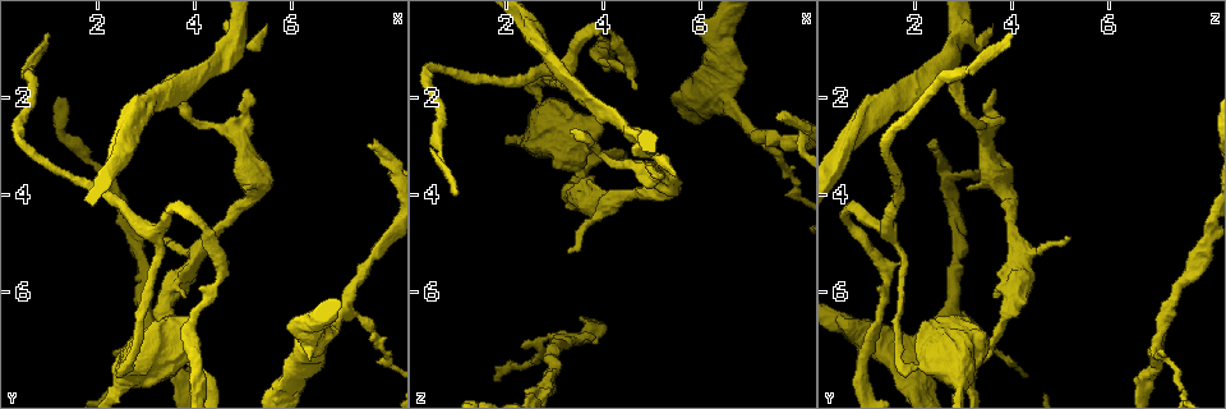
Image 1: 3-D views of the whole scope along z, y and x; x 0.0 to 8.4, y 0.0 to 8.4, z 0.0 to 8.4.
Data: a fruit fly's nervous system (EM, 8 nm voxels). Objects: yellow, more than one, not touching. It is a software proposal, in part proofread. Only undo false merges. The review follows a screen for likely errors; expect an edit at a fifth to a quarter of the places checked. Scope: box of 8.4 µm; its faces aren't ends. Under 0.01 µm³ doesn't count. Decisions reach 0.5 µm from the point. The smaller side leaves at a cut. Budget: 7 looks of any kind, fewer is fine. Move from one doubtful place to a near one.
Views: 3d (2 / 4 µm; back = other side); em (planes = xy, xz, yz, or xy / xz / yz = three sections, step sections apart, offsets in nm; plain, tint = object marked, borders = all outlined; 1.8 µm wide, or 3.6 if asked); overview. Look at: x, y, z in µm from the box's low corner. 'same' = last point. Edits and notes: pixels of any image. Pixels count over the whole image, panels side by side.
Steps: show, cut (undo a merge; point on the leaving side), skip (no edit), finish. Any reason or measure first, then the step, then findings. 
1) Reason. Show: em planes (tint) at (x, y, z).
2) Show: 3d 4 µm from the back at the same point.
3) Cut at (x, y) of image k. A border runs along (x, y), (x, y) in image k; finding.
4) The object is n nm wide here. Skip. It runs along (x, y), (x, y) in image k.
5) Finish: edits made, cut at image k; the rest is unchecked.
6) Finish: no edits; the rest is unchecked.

Sharp bend. Show: em yz step 16 (tint) at (3.65, 4.20, 0.75).

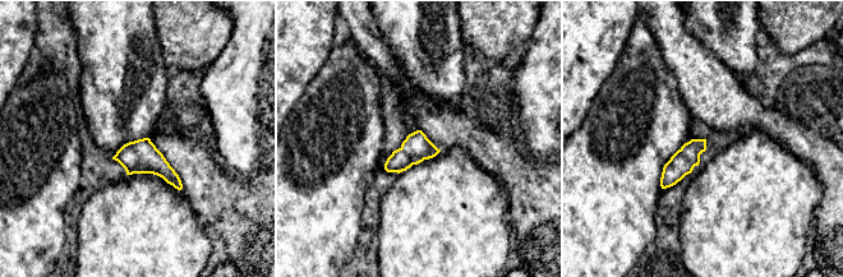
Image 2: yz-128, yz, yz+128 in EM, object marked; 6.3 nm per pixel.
Another direction. Show: em planes (tint) at the same point.

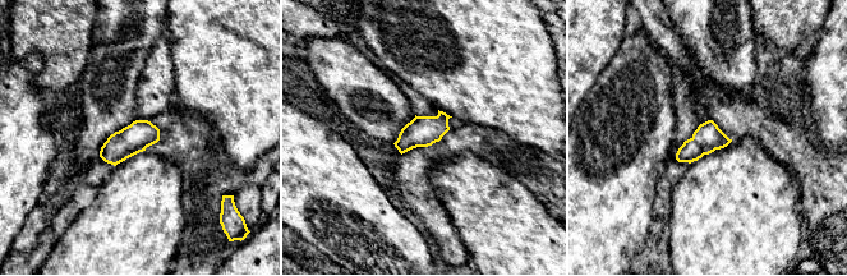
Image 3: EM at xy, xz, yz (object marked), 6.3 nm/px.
The object is 180 nm wide here. Skip. Continuous, no second neuron.

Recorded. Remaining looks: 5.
Arms part here. Show: em xz step 4 (tint) at (3.20, 7.25, 7.00).

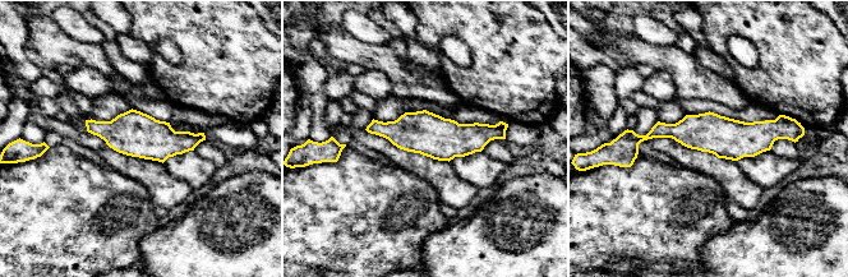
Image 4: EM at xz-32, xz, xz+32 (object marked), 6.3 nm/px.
Show: em planes (tint) at the same point.

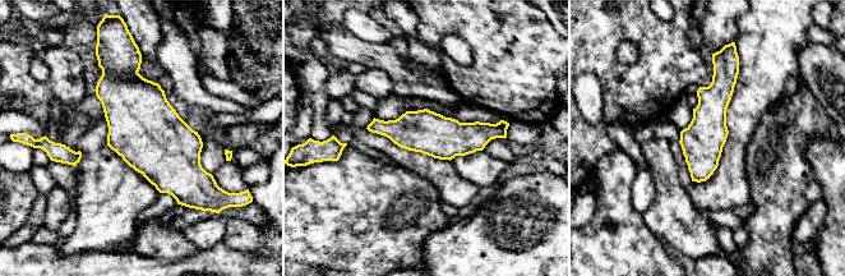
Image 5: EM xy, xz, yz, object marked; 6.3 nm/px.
Skip. It runs along (372, 127), (426, 132), (502, 128) in image 5; one neuron here.

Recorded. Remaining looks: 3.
Three-way junction. Show: 3d 4 µm at (4.85, 0.70, 2.85).

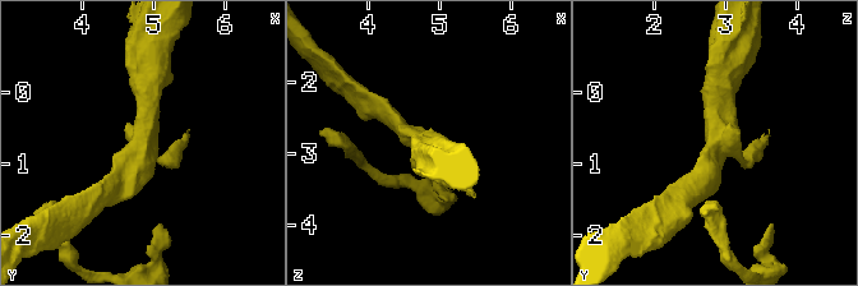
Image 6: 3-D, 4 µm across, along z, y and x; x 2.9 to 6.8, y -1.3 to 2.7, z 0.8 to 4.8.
3 arms meet here; the arms are 170, 280, 320 nm wide; shape alone is not enough. Show: em planes (plain) at (4.90, 0.70, 2.95).

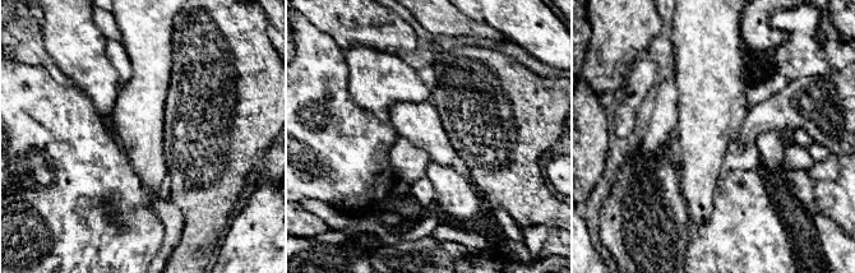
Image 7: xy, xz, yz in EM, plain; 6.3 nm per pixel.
With the object marked. Show: em planes (tint) at the same point.

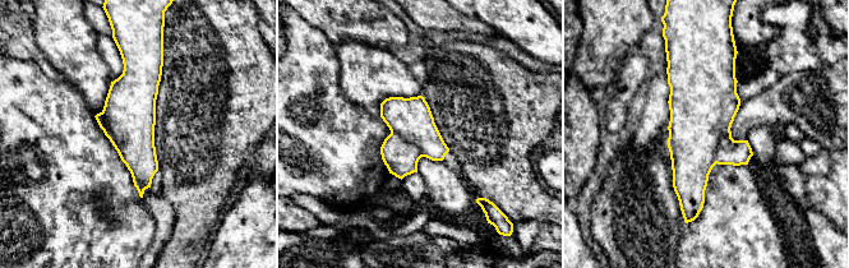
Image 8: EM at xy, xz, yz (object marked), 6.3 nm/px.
Cut at (400, 156) of image 8. A border runs along (391, 132), (413, 142), (423, 156) in image 8; two neurons meet here.

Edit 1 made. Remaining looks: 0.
Finish: edits made, cut at image 8; the rest is unchecked.

